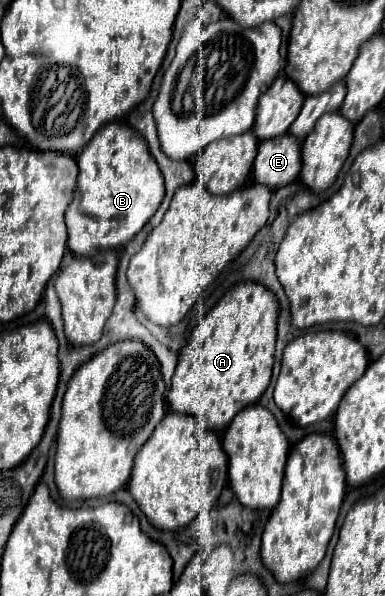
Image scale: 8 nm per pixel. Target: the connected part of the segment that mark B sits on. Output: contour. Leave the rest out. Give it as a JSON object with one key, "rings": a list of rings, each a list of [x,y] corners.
{"rings":[[[109,122],[83,148],[83,152],[77,156],[77,164],[79,164],[79,176],[75,184],[75,196],[65,212],[67,248],[71,248],[75,256],[89,256],[101,248],[121,250],[149,222],[149,218],[157,212],[165,196],[163,176],[161,176],[161,170],[157,168],[155,158],[145,146],[145,140],[141,138],[141,134],[137,134],[131,126],[123,122]]]}

